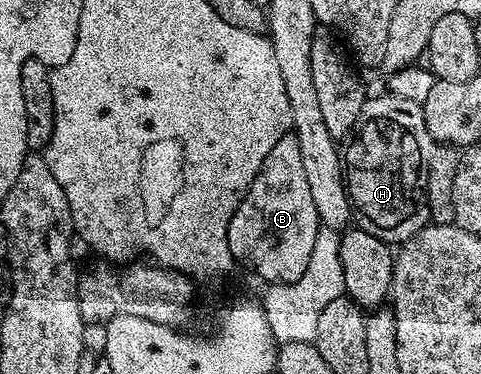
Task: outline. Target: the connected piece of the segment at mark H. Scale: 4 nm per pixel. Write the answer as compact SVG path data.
M391 93L372 95L365 100L357 123L347 140L348 148L343 148L342 162L349 200L355 214L361 215L358 227L366 234L373 234L386 244L399 245L417 234L429 222L428 194L424 186L433 142L426 129L424 108L421 104Z

